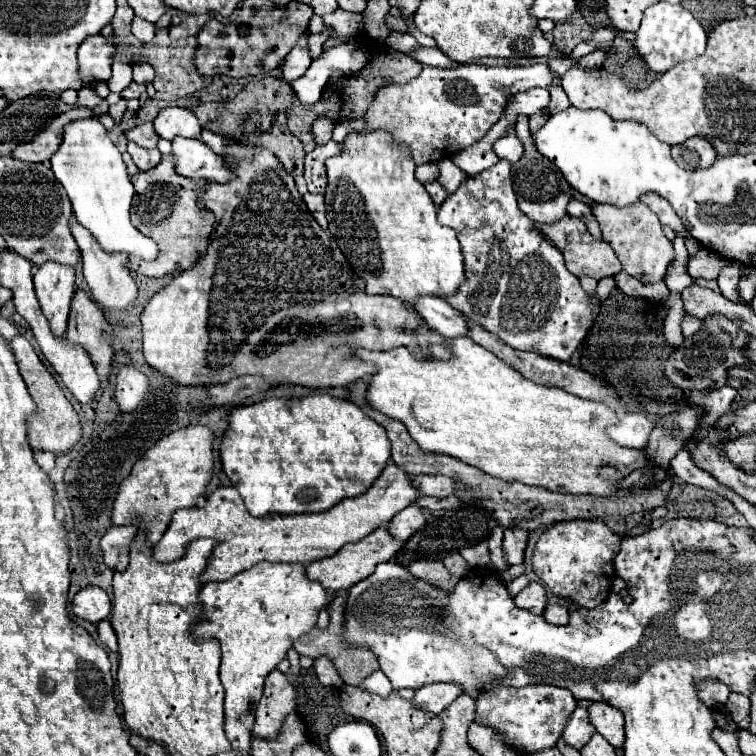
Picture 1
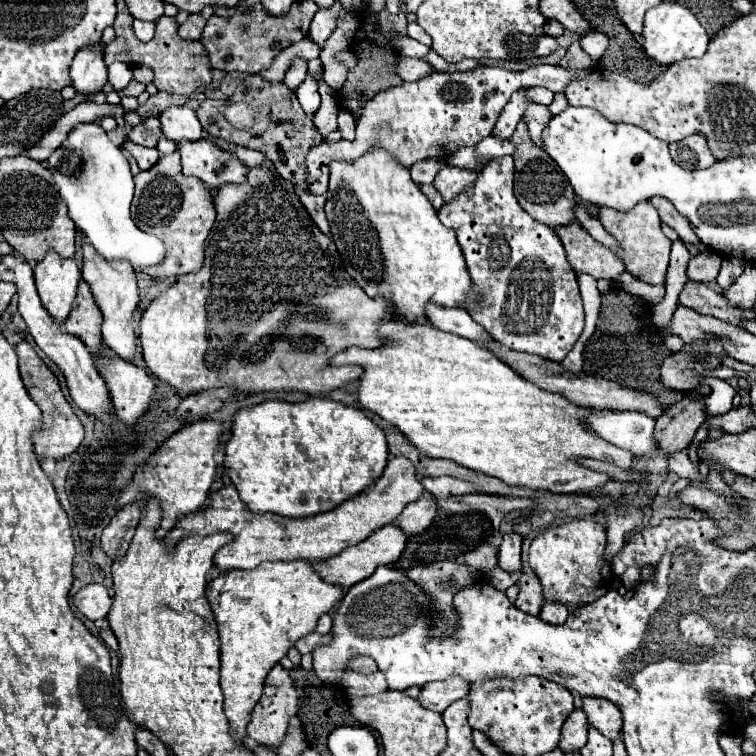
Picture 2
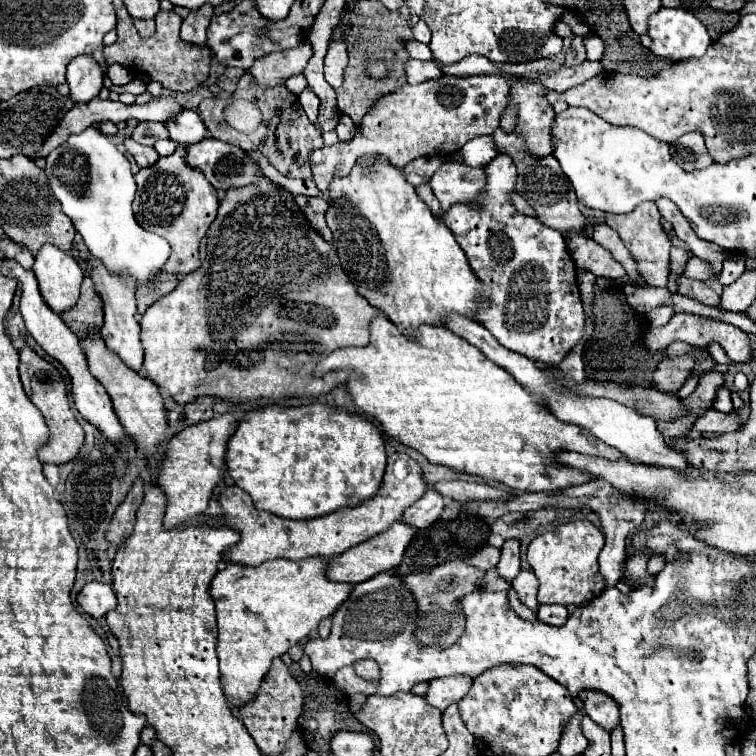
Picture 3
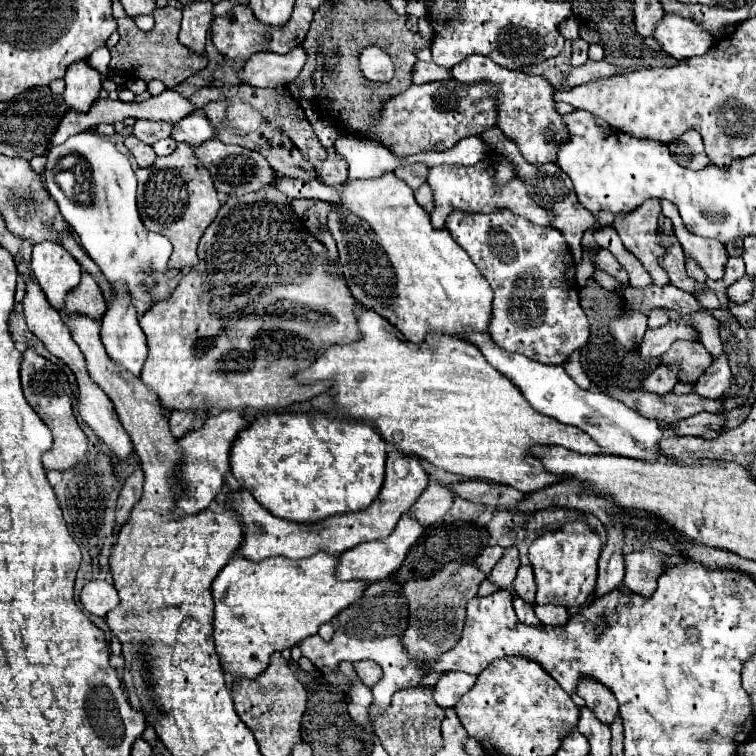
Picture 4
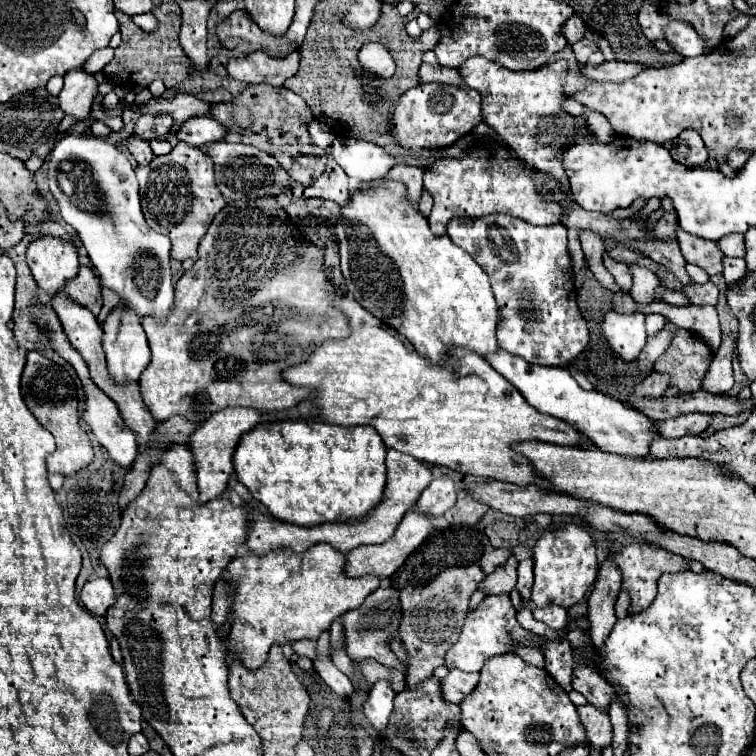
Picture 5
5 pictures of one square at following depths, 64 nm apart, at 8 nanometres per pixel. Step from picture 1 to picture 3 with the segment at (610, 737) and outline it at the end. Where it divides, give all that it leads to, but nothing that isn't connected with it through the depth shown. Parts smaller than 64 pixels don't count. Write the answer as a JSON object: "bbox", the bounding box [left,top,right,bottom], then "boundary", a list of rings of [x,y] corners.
{"bbox":[578,690,620,732],"boundary":[[[582,690],[578,694],[578,698],[584,702],[584,712],[600,726],[604,726],[604,730],[612,732],[612,728],[616,728],[620,724],[618,718],[618,704],[616,700],[612,700],[608,694],[604,692],[596,692],[596,690]]]}

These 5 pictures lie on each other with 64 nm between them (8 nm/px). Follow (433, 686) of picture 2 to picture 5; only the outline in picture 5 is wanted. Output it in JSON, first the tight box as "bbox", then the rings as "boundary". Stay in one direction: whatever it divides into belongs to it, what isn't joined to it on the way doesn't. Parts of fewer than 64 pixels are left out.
{"bbox":[442,670,480,704],"boundary":[[[450,670],[446,678],[442,678],[442,694],[448,702],[460,704],[478,684],[480,676],[478,672],[462,672],[462,670]]]}

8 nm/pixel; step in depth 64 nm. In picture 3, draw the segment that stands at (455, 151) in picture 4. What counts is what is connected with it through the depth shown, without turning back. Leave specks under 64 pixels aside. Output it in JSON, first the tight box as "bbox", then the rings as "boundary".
{"bbox":[454,136,498,166],"boundary":[[[476,136],[468,144],[464,144],[454,156],[466,166],[486,166],[496,154],[498,152],[490,136]]]}

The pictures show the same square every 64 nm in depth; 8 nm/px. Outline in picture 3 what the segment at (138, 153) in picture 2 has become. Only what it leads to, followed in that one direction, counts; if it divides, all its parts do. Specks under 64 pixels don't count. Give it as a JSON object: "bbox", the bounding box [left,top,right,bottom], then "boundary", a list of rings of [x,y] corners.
{"bbox":[124,138,160,168],"boundary":[[[126,138],[124,146],[126,146],[126,150],[134,156],[136,164],[138,164],[140,168],[148,168],[148,166],[152,166],[152,164],[160,158],[158,152],[156,152],[152,146],[142,146],[142,144],[138,144],[138,142],[132,140],[132,138]]]}

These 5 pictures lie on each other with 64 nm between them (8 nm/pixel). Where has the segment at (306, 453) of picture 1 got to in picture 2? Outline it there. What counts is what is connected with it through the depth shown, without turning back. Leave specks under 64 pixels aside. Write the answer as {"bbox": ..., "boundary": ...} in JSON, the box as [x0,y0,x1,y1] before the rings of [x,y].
{"bbox":[224,398,388,518],"boundary":[[[310,398],[298,404],[268,400],[258,406],[238,410],[224,456],[228,476],[244,504],[252,512],[272,512],[286,518],[308,518],[334,510],[372,486],[382,476],[386,462],[388,446],[382,428],[366,418],[362,410],[326,398]]]}

